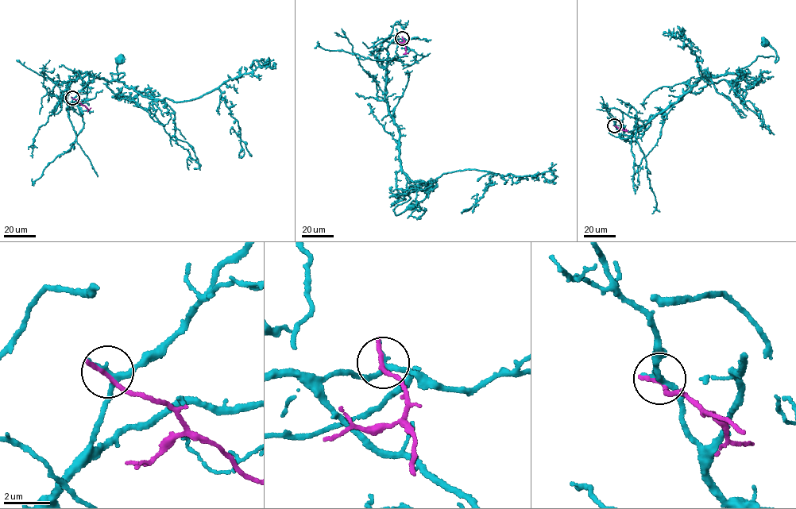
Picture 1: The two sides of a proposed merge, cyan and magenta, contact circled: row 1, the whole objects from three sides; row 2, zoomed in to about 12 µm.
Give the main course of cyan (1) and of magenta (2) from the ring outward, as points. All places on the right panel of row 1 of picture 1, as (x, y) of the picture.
1: (615, 125), (632, 135), (702, 78), (736, 73), (759, 55), (775, 62), (764, 42)
2: (615, 125), (624, 130), (625, 129)

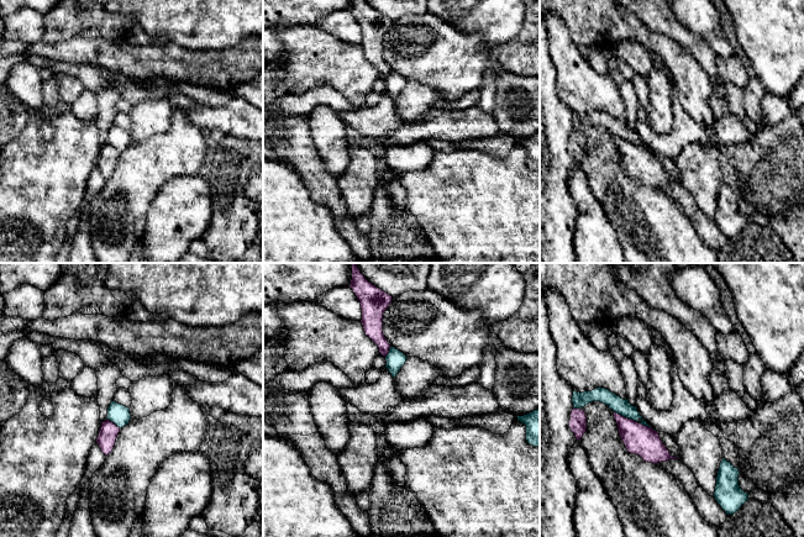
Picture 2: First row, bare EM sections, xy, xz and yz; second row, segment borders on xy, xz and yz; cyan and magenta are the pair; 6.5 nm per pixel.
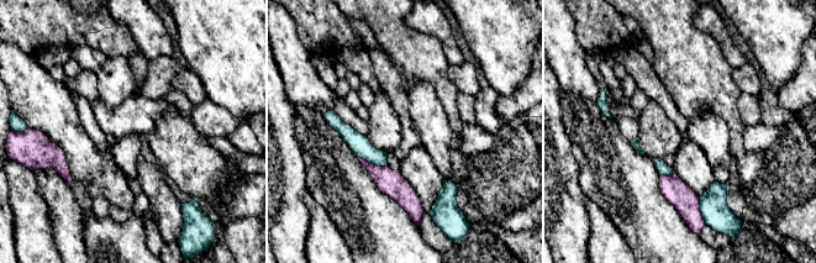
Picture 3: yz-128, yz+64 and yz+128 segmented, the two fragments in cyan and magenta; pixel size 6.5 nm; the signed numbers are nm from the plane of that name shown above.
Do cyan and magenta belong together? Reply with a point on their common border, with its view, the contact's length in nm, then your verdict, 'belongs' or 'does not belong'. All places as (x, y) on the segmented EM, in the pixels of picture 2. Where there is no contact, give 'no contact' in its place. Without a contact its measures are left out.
yz (625, 416) | 160 nm | does not belong

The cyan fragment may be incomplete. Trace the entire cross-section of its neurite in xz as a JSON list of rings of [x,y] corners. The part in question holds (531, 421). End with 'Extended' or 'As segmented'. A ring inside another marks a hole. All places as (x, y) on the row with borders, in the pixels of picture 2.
[[[540,409],[524,415],[517,416],[517,421],[526,426],[526,441],[534,447],[540,447]]]. As segmented

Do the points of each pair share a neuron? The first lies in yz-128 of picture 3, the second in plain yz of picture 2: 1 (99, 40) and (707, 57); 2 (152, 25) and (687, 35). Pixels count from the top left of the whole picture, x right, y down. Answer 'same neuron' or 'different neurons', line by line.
1: different neurons
2: different neurons

